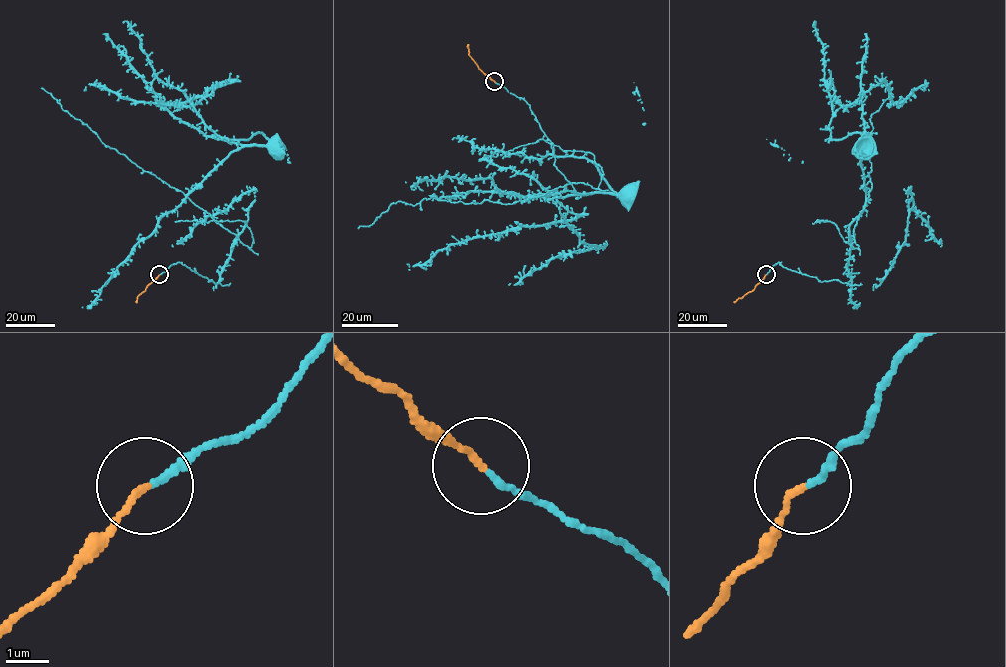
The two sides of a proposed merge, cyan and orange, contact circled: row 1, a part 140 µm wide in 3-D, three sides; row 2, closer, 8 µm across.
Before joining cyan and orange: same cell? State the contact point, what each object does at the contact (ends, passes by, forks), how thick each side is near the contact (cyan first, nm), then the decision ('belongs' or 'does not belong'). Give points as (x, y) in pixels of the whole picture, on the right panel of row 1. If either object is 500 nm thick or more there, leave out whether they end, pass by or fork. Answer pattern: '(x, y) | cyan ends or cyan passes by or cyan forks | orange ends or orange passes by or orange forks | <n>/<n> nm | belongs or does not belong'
(766, 274) | cyan ends | orange ends | 140/140 nm | belongs

